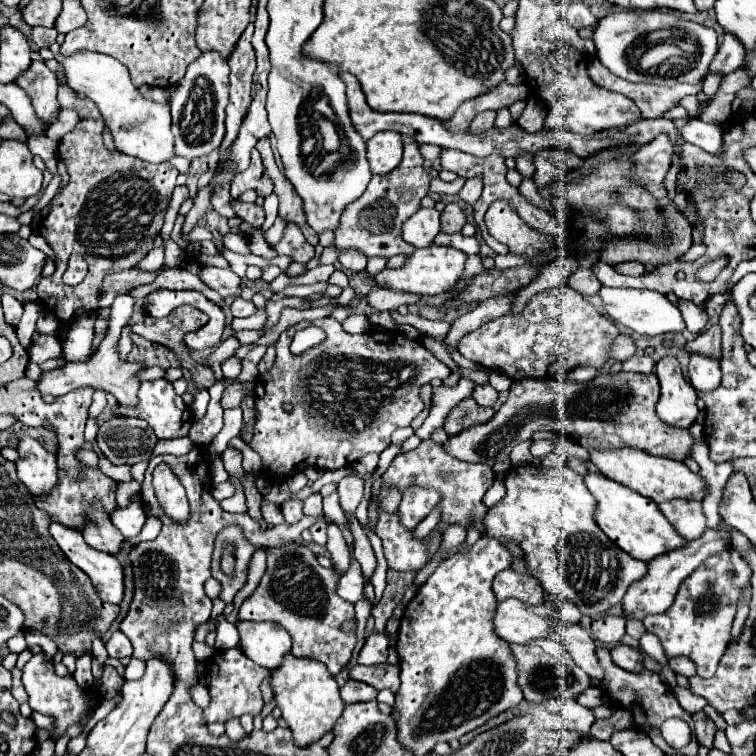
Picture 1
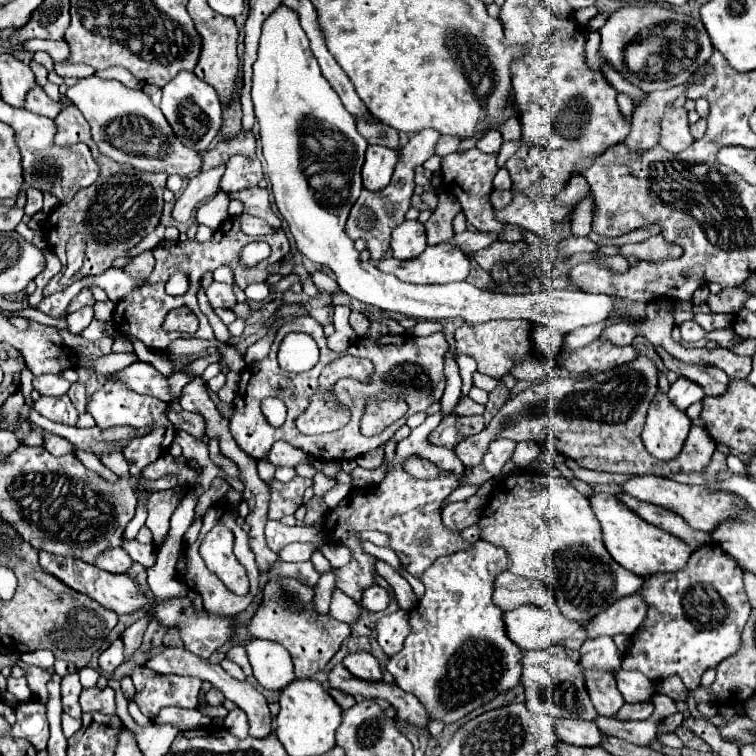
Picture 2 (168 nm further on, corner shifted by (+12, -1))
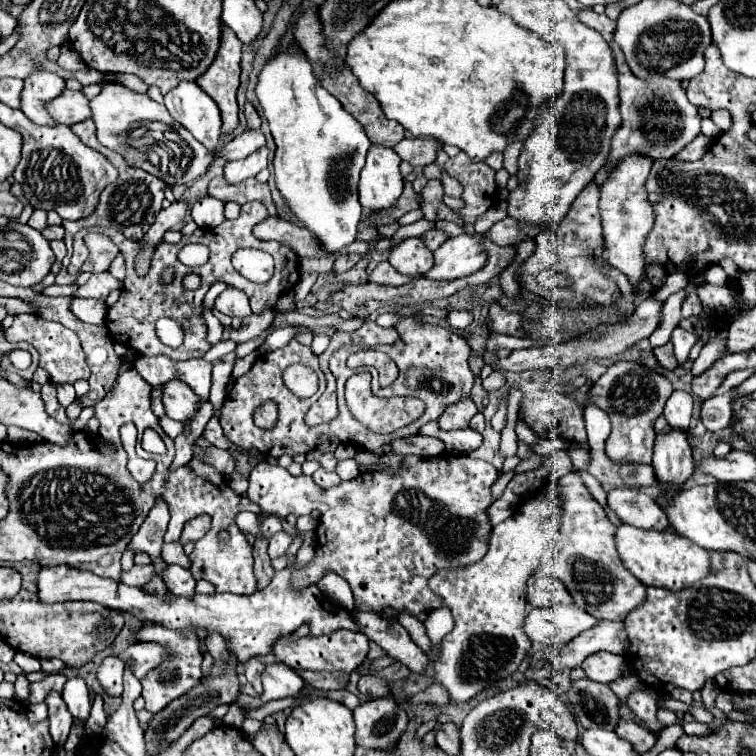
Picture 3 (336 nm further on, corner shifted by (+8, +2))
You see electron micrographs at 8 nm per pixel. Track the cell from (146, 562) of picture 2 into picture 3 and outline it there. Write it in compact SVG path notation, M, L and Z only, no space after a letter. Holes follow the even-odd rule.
M166 563L162 573L156 573L160 577L160 581L166 585L166 589L170 589L174 595L182 595L182 597L192 597L194 595L194 577L188 569L174 565L174 563Z

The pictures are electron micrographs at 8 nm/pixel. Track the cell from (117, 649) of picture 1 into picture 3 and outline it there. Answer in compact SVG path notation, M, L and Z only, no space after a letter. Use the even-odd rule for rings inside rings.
M116 655L106 657L98 667L98 681L108 695L122 695L122 671L124 663Z

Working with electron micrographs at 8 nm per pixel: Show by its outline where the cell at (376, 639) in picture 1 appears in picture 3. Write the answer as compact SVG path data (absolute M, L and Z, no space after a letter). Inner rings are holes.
M362 675L360 681L358 681L358 691L360 693L368 693L368 695L378 699L378 697L384 697L390 689L388 689L384 679L374 677L374 675Z

